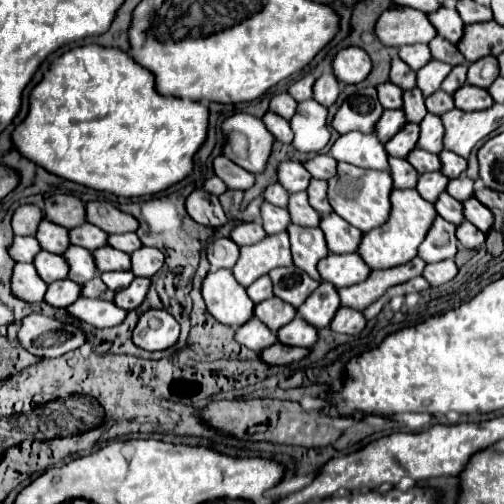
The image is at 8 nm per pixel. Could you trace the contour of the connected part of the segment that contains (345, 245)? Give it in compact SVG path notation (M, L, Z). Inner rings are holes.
M337 214L323 216L319 228L325 232L327 246L329 246L329 250L333 254L357 252L363 232L353 228L353 226L349 226L349 222L345 222L341 216L337 216Z

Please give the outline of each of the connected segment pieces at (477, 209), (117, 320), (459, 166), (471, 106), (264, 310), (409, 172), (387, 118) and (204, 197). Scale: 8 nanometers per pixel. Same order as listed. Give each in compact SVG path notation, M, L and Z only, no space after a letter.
M475 196L469 198L469 200L465 200L463 210L465 210L465 218L467 218L471 224L475 224L479 230L483 230L485 234L493 228L493 222L495 222L493 212L491 212L487 206L483 206Z
M79 298L75 304L67 308L67 312L91 326L97 328L107 328L107 326L117 326L125 320L127 310L115 306L113 302L105 300L95 300L95 298Z
M443 150L439 154L439 158L441 158L441 164L443 164L441 172L445 172L447 178L459 178L467 170L467 160L449 152L449 150Z
M465 84L457 94L453 94L455 106L461 110L485 110L495 104L491 94L485 88L477 88L471 84Z
M275 296L275 298L269 298L261 304L257 304L255 306L255 316L261 322L265 322L271 330L277 332L281 326L289 324L297 316L297 308Z
M389 158L389 170L393 174L393 186L395 188L413 188L417 186L417 180L419 180L419 174L417 170L413 170L413 166L409 166L407 160L401 160L401 158Z
M385 110L381 122L377 122L377 136L381 136L381 142L389 142L389 138L393 138L405 124L407 118L403 110Z
M195 190L195 192L189 194L187 212L197 224L219 228L219 226L223 226L227 222L219 198L205 192L205 190Z

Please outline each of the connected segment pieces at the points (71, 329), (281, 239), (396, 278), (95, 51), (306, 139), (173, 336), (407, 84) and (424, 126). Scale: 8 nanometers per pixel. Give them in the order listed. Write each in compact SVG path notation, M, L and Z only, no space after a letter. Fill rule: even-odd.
M29 314L21 322L19 340L35 356L55 358L87 344L87 334L79 326L63 324L43 314Z
M289 234L267 236L263 242L241 248L241 258L233 268L233 274L241 286L251 286L257 278L269 274L273 268L293 266Z
M419 256L413 258L413 262L407 262L405 266L395 266L389 270L373 270L365 282L339 290L341 306L349 306L363 312L369 304L379 300L387 288L423 276L423 270L425 270L425 262Z
M87 44L87 46L77 46L69 52L65 52L45 74L45 78L31 90L31 108L29 108L29 116L13 130L11 138L13 144L17 146L17 150L21 150L21 154L29 160L33 160L37 166L47 168L51 174L57 174L65 180L89 186L93 190L105 190L105 192L113 192L117 196L125 196L125 198L139 198L139 196L155 196L175 184L179 184L181 180L185 180L187 176L193 174L193 158L195 154L201 150L201 146L207 140L207 132L209 132L209 102L193 102L193 100L185 100L185 98L177 98L177 96L163 96L157 92L155 88L155 76L151 70L145 70L141 64L137 64L131 54L119 50L119 48L105 48L105 46L97 46L97 44Z
M301 102L297 106L295 118L291 118L293 126L293 146L299 152L319 152L331 140L331 130L327 122L327 108L319 102Z
M147 310L133 330L133 342L143 350L167 350L177 340L179 324L167 310Z
M395 56L393 62L391 62L391 82L401 86L403 90L413 90L417 88L417 76L413 70L409 70L409 66L399 58Z
M427 114L419 126L421 126L419 146L431 154L439 154L443 150L443 136L445 136L445 126L441 118Z

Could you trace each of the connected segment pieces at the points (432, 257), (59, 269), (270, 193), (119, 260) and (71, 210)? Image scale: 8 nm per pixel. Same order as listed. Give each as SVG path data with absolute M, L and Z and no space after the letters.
M439 216L435 218L425 242L419 246L419 256L427 262L441 262L447 258L455 258L457 254L457 236L455 236L457 226L441 220Z
M41 250L41 254L37 254L33 264L37 266L37 272L41 272L41 278L47 284L51 284L55 280L63 280L69 274L67 260L63 256L59 256L59 254L53 254L53 252Z
M271 184L265 190L265 200L271 202L271 204L275 204L275 206L287 208L287 204L289 204L289 192L281 184Z
M103 246L93 252L99 272L107 270L131 270L131 256L113 246Z
M55 194L47 198L43 210L45 210L45 218L67 228L75 228L87 222L85 202L73 194Z

